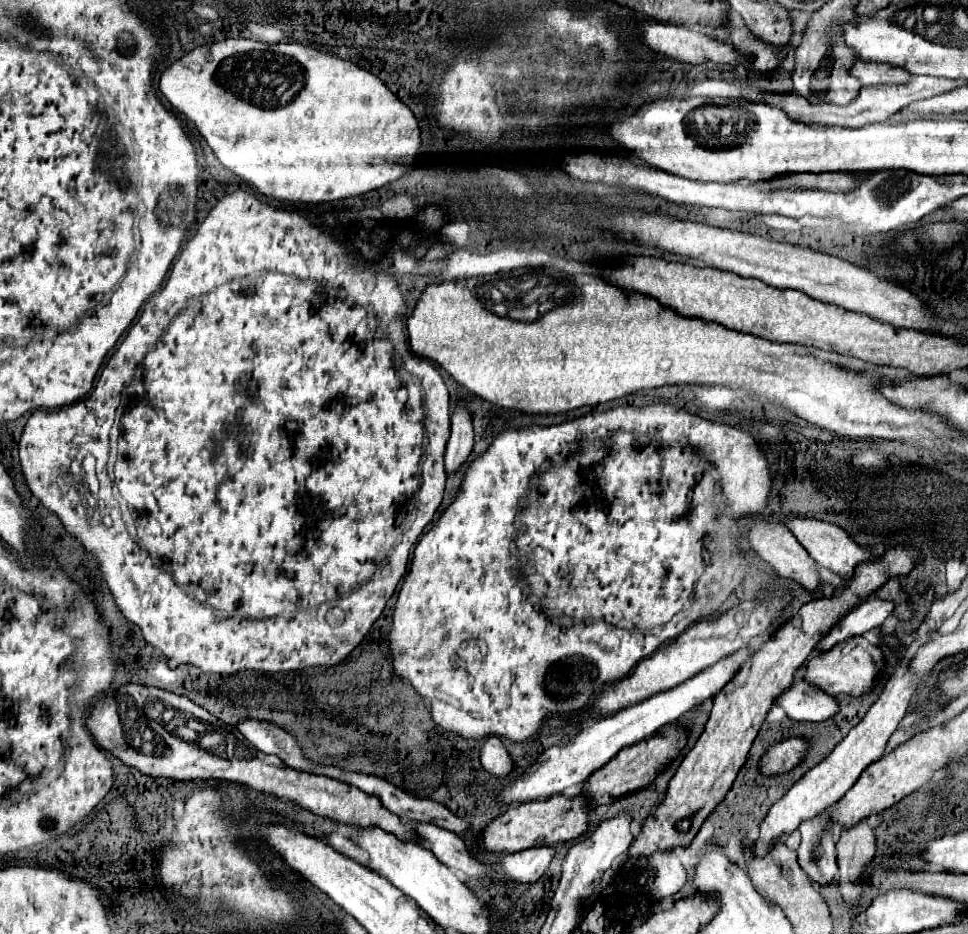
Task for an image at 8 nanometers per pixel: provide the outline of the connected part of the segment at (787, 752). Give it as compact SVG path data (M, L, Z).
M803 738L783 740L767 750L767 754L761 760L761 772L763 774L779 774L779 772L791 770L793 766L799 764L805 750L807 750L807 742Z

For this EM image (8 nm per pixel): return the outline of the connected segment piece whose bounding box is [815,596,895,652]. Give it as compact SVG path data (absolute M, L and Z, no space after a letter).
M871 596L867 602L863 602L861 606L853 608L823 640L821 644L817 644L817 652L825 652L831 648L831 644L843 642L847 640L847 636L857 636L857 634L865 634L867 630L873 628L881 628L881 624L893 616L895 612L895 604L893 600L883 600L879 596Z

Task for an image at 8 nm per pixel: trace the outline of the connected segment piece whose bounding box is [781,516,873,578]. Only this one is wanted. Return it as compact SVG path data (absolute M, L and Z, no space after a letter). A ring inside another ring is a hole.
M787 516L781 520L791 532L793 536L799 540L799 544L809 552L809 556L819 564L819 566L825 566L829 570L833 570L835 574L839 574L841 578L851 578L853 574L853 568L859 564L859 562L865 562L865 560L871 560L873 554L863 550L861 546L857 546L851 536L835 526L835 524L829 524L829 522L819 522L819 520L813 520L813 518L801 518L801 516Z

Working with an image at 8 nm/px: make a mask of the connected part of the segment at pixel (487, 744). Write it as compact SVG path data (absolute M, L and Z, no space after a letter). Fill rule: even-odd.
M489 736L481 746L481 764L495 776L507 776L511 772L511 758L497 736Z

